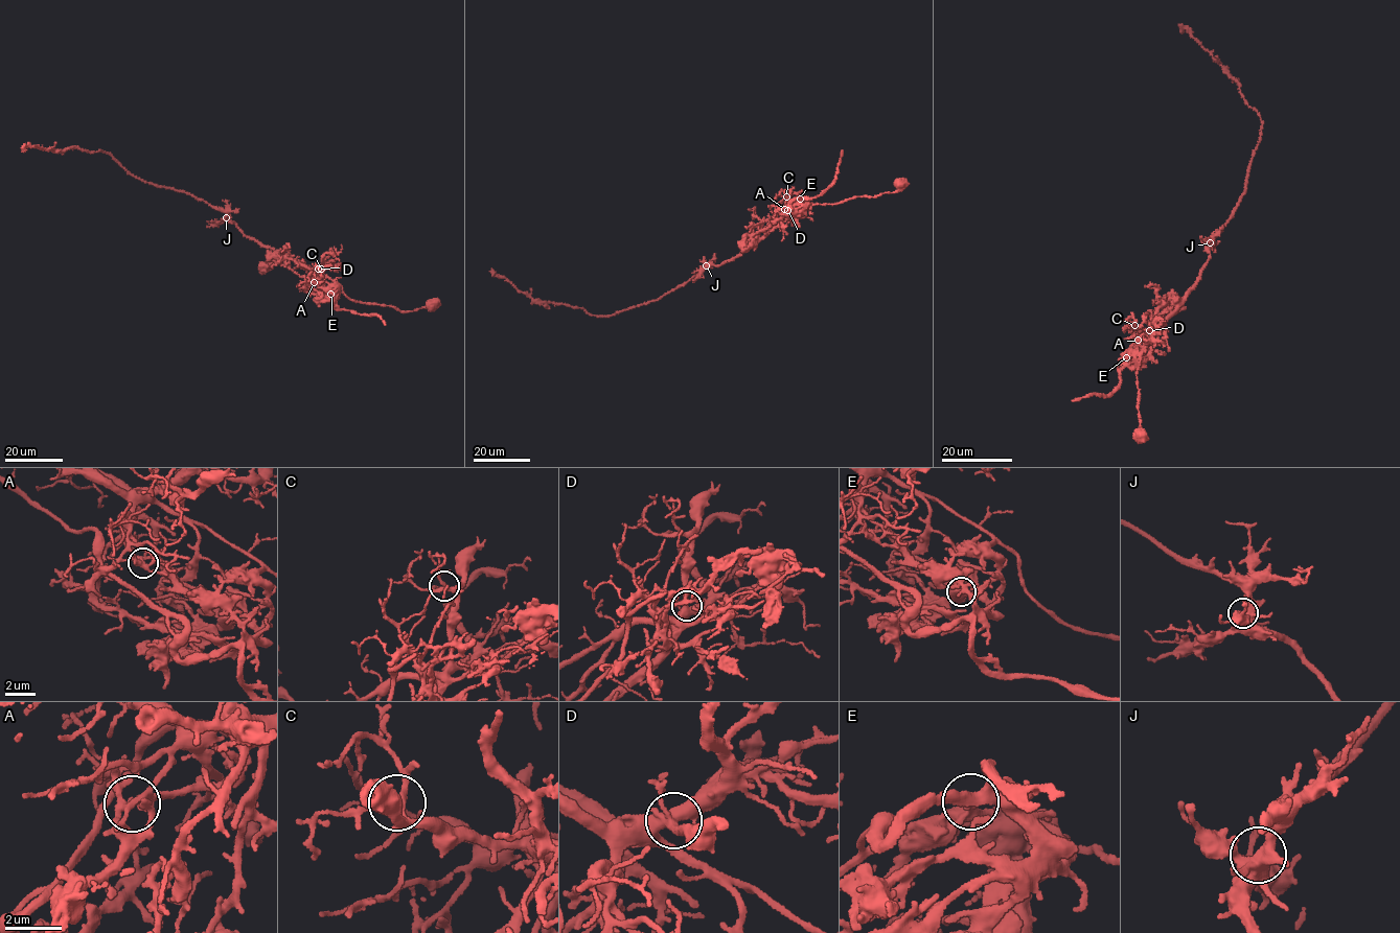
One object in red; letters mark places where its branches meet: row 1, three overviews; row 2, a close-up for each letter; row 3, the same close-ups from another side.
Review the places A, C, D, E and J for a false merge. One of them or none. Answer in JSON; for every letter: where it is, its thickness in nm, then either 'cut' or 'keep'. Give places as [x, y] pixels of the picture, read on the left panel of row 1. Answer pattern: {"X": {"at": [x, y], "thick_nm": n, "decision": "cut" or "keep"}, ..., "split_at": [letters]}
{"A": {"at": [314, 282], "thick_nm": 220, "decision": "cut"}, "C": {"at": [321, 269], "thick_nm": 240, "decision": "keep"}, "D": {"at": [318, 269], "thick_nm": 400, "decision": "keep"}, "E": {"at": [330, 294], "thick_nm": 240, "decision": "keep"}, "J": {"at": [226, 217], "thick_nm": 550, "decision": "keep"}, "split_at": ["A"]}

